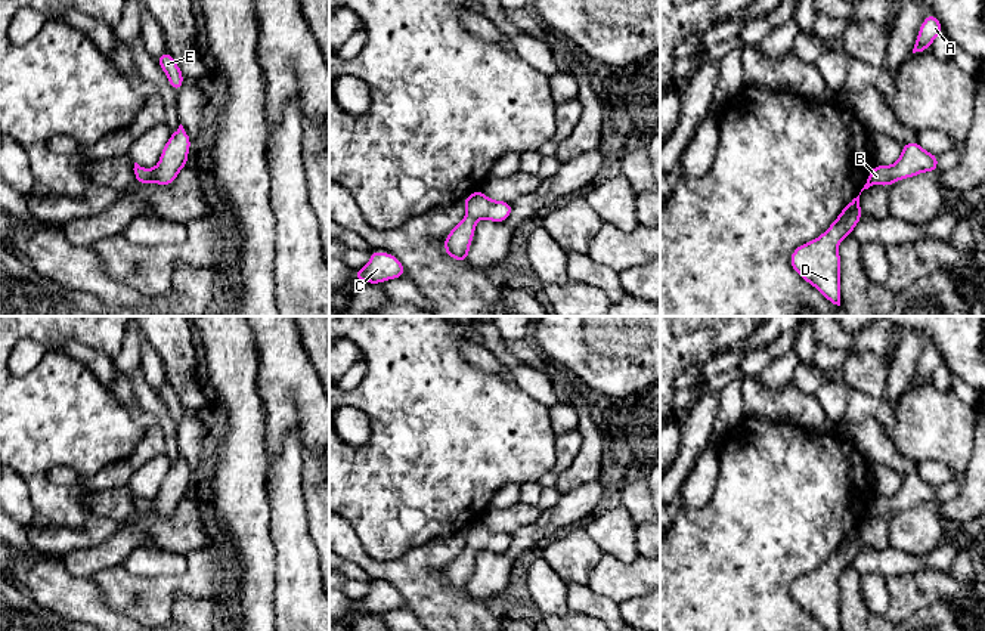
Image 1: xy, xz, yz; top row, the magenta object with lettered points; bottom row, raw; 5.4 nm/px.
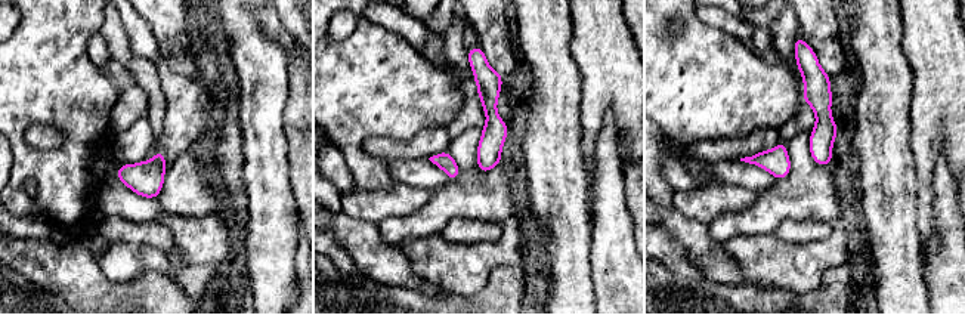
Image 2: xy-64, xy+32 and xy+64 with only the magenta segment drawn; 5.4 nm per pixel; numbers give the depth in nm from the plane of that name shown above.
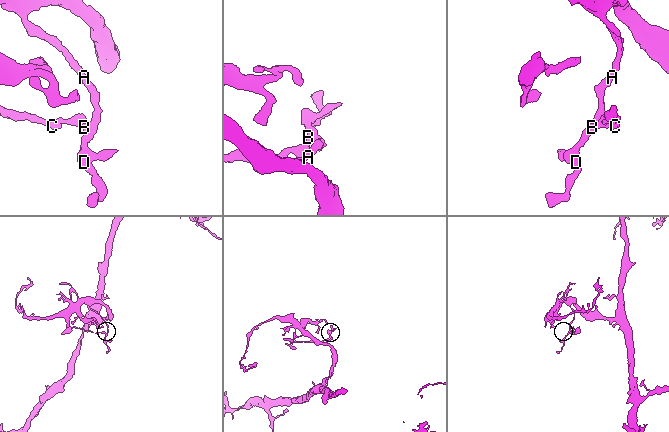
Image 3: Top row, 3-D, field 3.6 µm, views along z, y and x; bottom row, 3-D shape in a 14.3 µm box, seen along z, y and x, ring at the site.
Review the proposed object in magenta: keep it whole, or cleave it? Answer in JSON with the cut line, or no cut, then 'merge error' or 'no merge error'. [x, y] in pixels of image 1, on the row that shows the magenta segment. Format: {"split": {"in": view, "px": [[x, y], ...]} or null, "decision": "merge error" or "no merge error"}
{"split": null, "decision": "no merge error"}

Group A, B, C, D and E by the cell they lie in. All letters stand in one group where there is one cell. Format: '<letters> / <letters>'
A B C D E

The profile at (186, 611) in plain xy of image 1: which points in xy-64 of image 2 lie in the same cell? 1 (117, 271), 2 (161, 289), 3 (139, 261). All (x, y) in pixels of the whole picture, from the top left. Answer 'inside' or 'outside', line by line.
1: inside
2: outside
3: inside

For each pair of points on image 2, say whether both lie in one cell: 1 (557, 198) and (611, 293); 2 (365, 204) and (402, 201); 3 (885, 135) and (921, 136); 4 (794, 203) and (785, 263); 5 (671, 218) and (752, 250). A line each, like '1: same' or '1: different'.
1: different
2: same
3: different
4: different
5: different

